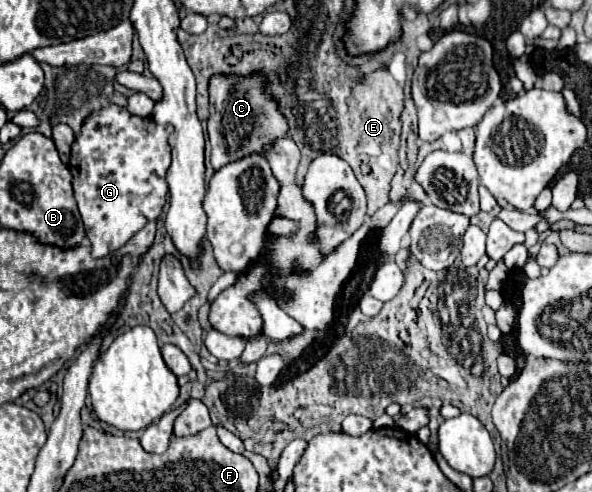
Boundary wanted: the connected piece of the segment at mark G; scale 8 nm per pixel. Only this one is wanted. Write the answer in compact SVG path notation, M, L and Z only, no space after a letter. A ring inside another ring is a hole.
M117 104L101 108L85 120L83 130L75 138L71 150L69 170L73 174L73 190L79 204L79 212L83 216L85 234L91 242L93 258L113 254L123 244L127 244L149 220L159 218L167 194L165 172L171 164L171 148L167 142L169 134L171 126L159 126L151 118L131 116L127 108L119 108Z

